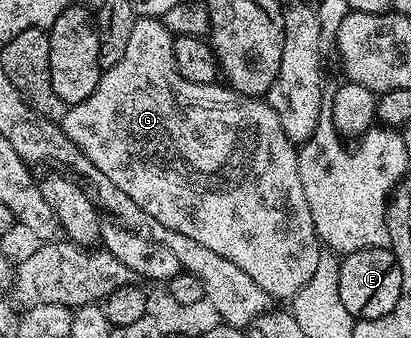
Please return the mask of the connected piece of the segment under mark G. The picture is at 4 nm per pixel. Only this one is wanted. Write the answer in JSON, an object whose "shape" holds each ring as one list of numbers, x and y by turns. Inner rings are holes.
{"shape":[[139,16,132,27,128,47,124,47,124,55,120,55,120,63,103,72,96,91,92,91,88,99,67,108,60,122,61,127,68,139,72,139,72,143,76,143,76,147,80,147,80,151,84,151,84,155,88,155,88,159,92,159,92,163,96,163,96,167,100,167,100,171,104,171,104,175,108,175,108,179,112,179,112,183,116,183,116,187,120,187,120,191,124,191,124,195,132,199,132,203,136,203,136,207,152,215,156,223,164,223,164,227,178,231,180,235,188,235,188,239,196,239,196,243,216,251,216,255,224,255,224,259,236,263,236,267,240,267,244,275,250,276,256,282,256,287,264,287,271,299,293,299,312,279,320,260,320,242,312,223,312,211,308,211,308,199,304,199,304,187,300,187,298,149,295,142,290,141,288,135,284,135,284,127,280,127,280,115,272,111,269,101,260,97,248,97,245,93,237,93,235,89,218,83,188,83,188,79,184,79,184,75,180,75,176,67,174,38,174,34,168,31,168,27,164,27,159,18]]}

